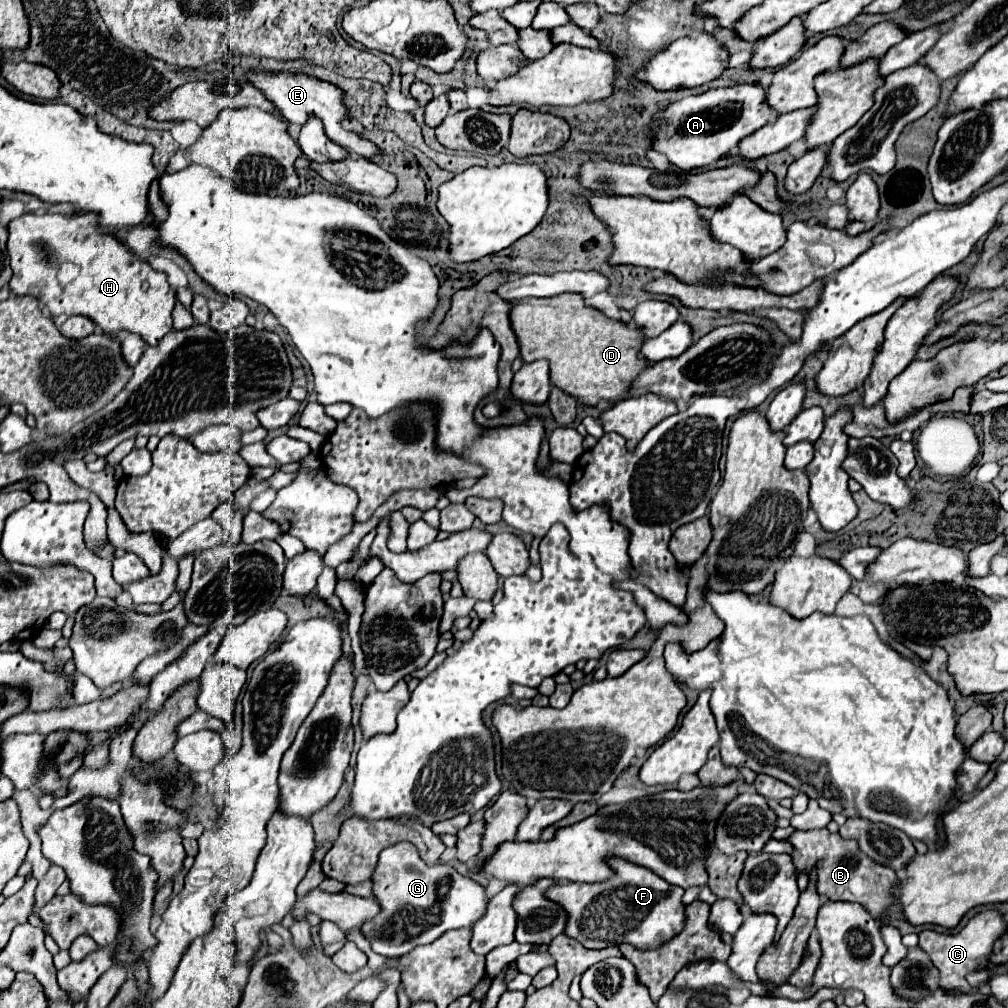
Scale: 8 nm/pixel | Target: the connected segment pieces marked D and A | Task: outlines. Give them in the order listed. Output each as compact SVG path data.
M560 294L552 298L524 298L516 300L510 312L512 328L520 342L520 354L524 362L534 362L546 358L550 362L550 380L554 386L564 388L566 394L582 400L588 406L596 406L604 398L628 398L632 380L650 366L642 356L640 348L644 344L644 330L624 324L622 320L612 320L604 312L586 306L582 296Z
M754 82L754 84L736 84L736 86L728 86L728 88L714 88L714 90L708 90L704 94L688 96L684 100L678 100L672 106L668 106L662 114L658 114L658 116L666 116L668 118L668 126L656 128L654 148L658 152L662 152L674 166L678 166L682 170L708 166L708 164L716 162L720 156L724 156L730 150L734 150L736 144L740 144L740 140L744 136L750 136L758 128L762 128L762 126L772 124L772 122L778 120L776 112L772 112L768 108L768 102L764 100L764 96L766 96L764 86L760 86L760 84Z

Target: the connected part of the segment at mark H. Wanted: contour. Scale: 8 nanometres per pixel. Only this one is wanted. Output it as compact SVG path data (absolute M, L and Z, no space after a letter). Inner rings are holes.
M26 212L24 216L12 220L8 224L8 254L12 258L10 266L14 270L12 280L10 280L10 288L16 294L30 294L36 296L42 304L48 306L48 310L52 312L52 316L56 318L58 314L82 314L92 318L102 332L114 334L118 330L130 330L140 334L150 346L156 346L170 330L172 330L172 308L176 302L176 294L172 290L172 286L166 280L164 272L158 272L150 266L150 262L140 260L138 256L134 256L124 242L120 242L114 234L102 232L100 224L96 224L96 214L94 212L86 212L86 214L58 214L58 212L50 212L50 214L34 214L34 212ZM62 262L72 262L76 264L78 276L68 282L68 284L60 284L58 282L58 270Z

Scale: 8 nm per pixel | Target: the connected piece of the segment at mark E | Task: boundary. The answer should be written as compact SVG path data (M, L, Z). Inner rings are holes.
M256 68L252 74L250 74L250 80L256 88L260 88L268 100L272 100L272 104L278 108L278 112L282 114L284 120L292 122L292 124L304 124L304 120L308 120L308 116L316 116L322 120L324 124L324 130L328 134L328 138L340 146L344 146L348 152L354 152L354 154L360 154L364 158L374 158L374 156L380 156L380 148L376 148L370 140L364 140L358 132L354 130L346 130L342 124L350 118L350 112L348 112L348 106L344 102L344 92L330 84L330 82L322 82L314 76L308 76L304 72L280 72L280 74L266 74L262 72L262 68Z

